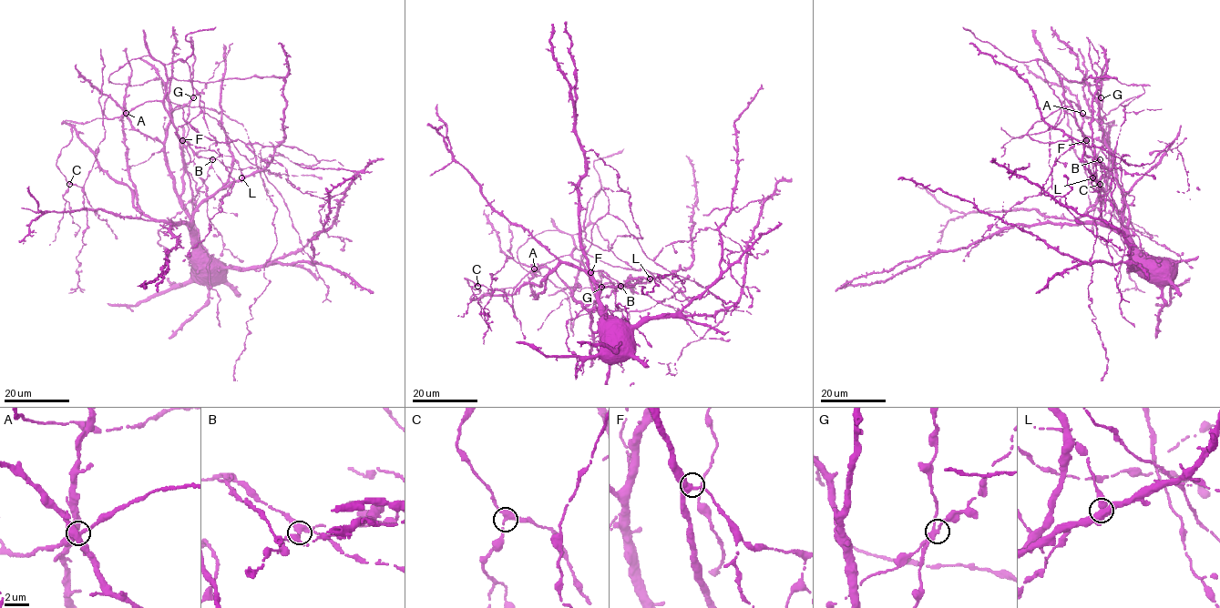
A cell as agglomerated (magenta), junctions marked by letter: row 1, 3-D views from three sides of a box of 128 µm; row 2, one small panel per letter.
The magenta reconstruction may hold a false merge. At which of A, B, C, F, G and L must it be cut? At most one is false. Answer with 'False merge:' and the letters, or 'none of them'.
False merge: G

